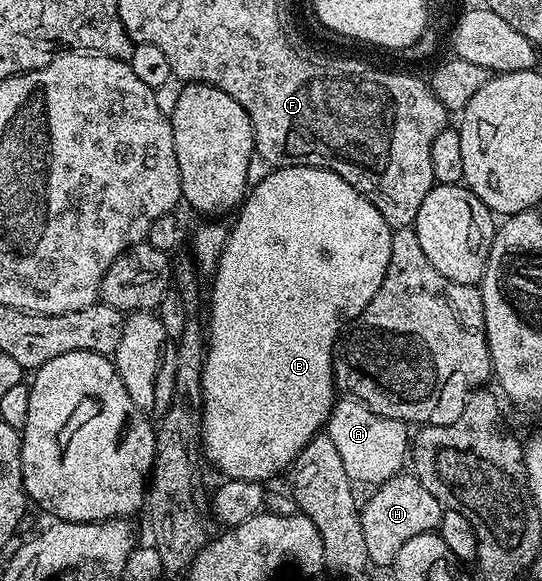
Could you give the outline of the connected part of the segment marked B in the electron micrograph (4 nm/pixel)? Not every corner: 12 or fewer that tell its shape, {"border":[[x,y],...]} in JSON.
{"border":[[251,185],[212,280],[202,456],[268,482],[327,425],[393,228]]}

